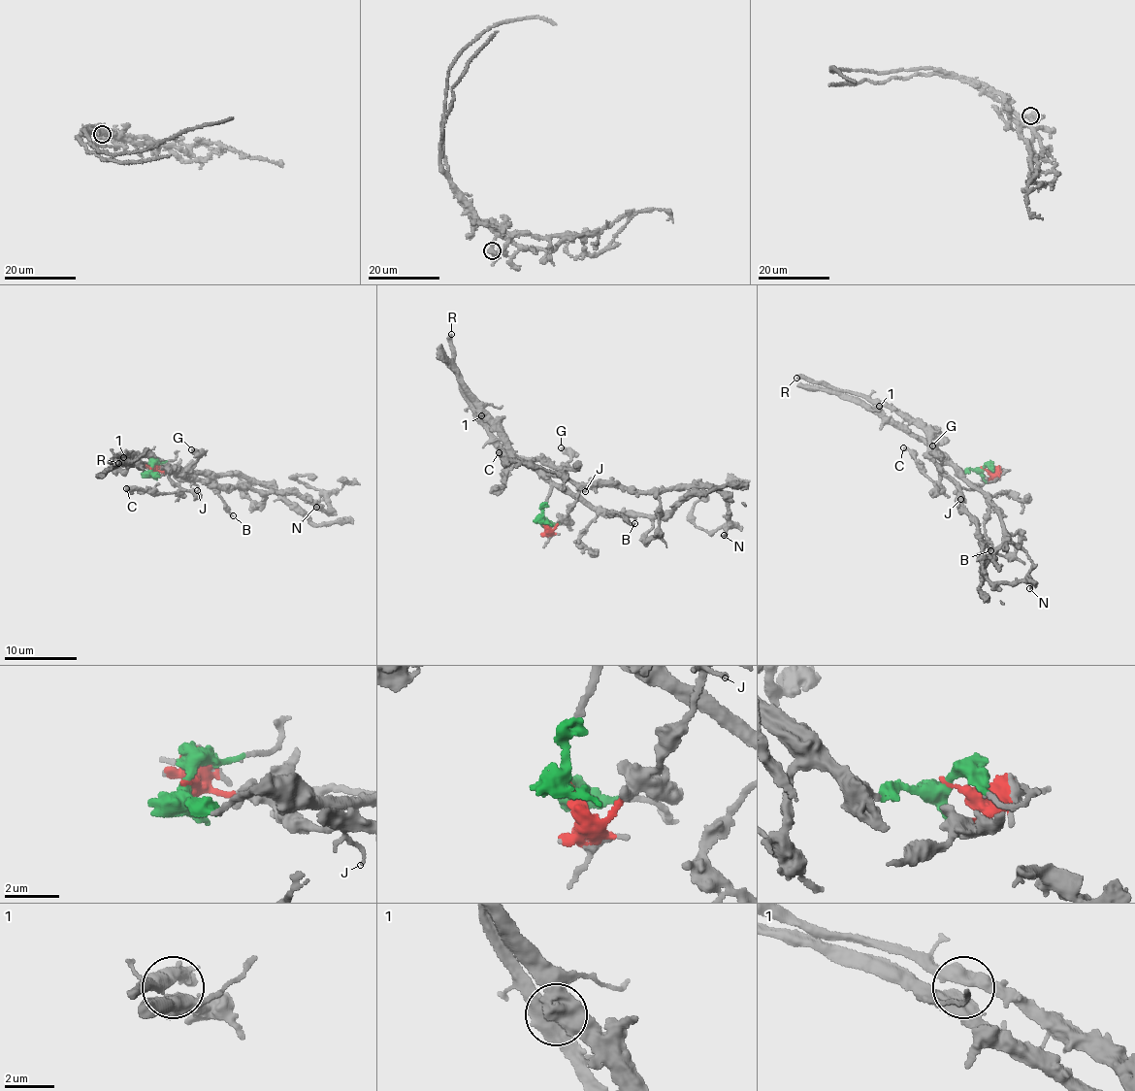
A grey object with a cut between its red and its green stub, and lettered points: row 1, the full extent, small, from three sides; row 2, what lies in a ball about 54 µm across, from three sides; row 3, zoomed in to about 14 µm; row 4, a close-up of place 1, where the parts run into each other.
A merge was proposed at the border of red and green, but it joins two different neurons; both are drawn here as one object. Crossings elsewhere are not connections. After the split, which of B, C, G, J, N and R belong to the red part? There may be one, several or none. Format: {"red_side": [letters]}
{"red_side": ["G", "J", "N", "R"]}

